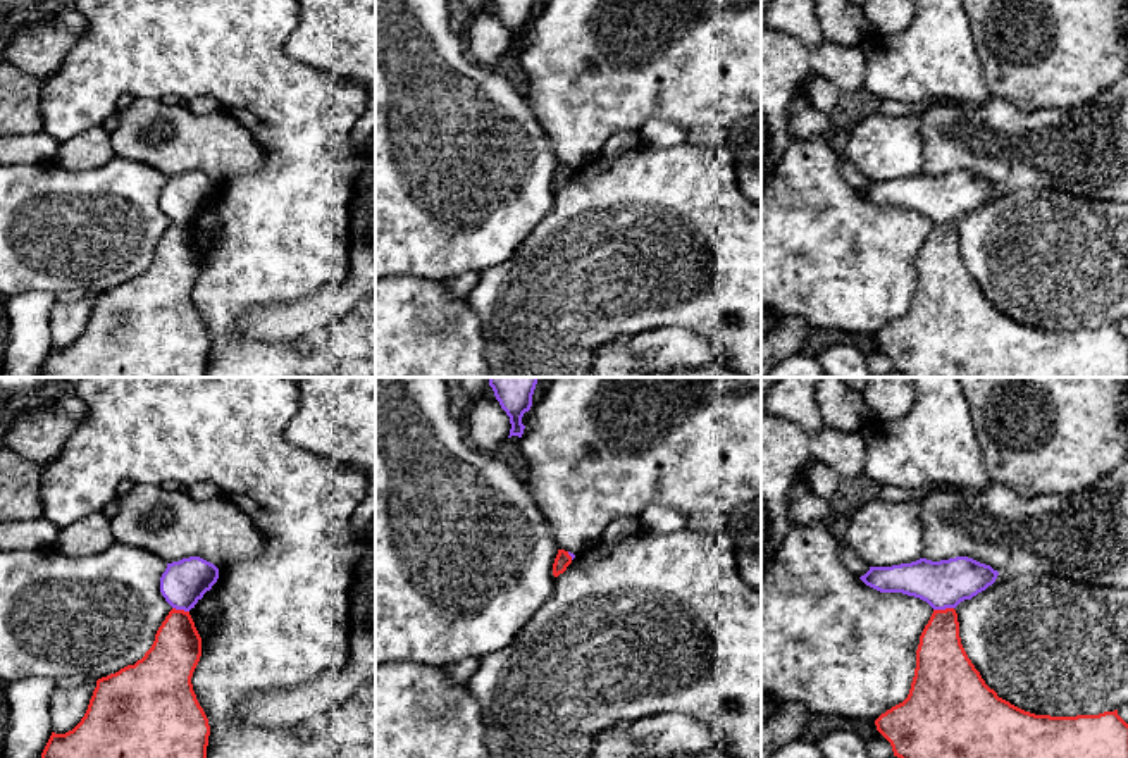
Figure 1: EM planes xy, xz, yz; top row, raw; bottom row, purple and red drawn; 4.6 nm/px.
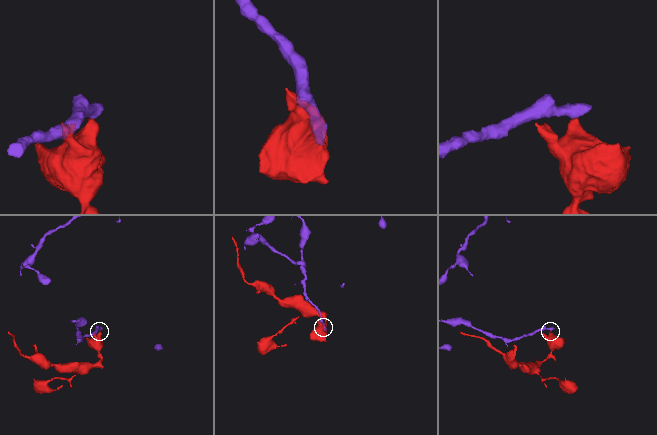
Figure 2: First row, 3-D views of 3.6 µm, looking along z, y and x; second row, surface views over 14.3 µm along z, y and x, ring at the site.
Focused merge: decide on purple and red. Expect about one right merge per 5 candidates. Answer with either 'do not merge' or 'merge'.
do not merge

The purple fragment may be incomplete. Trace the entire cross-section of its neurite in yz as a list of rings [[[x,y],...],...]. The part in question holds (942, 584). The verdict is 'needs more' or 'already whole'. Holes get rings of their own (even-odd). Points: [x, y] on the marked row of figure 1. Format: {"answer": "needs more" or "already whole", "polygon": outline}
{"answer": "already whole", "polygon": [[[968,556],[932,562],[920,558],[892,567],[870,567],[859,579],[880,593],[902,593],[927,601],[933,610],[956,608],[985,591],[999,572]]]}

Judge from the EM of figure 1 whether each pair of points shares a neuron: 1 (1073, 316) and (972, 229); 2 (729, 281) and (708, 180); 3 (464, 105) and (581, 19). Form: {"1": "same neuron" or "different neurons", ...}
{"1": "same neuron", "2": "same neuron", "3": "different neurons"}

